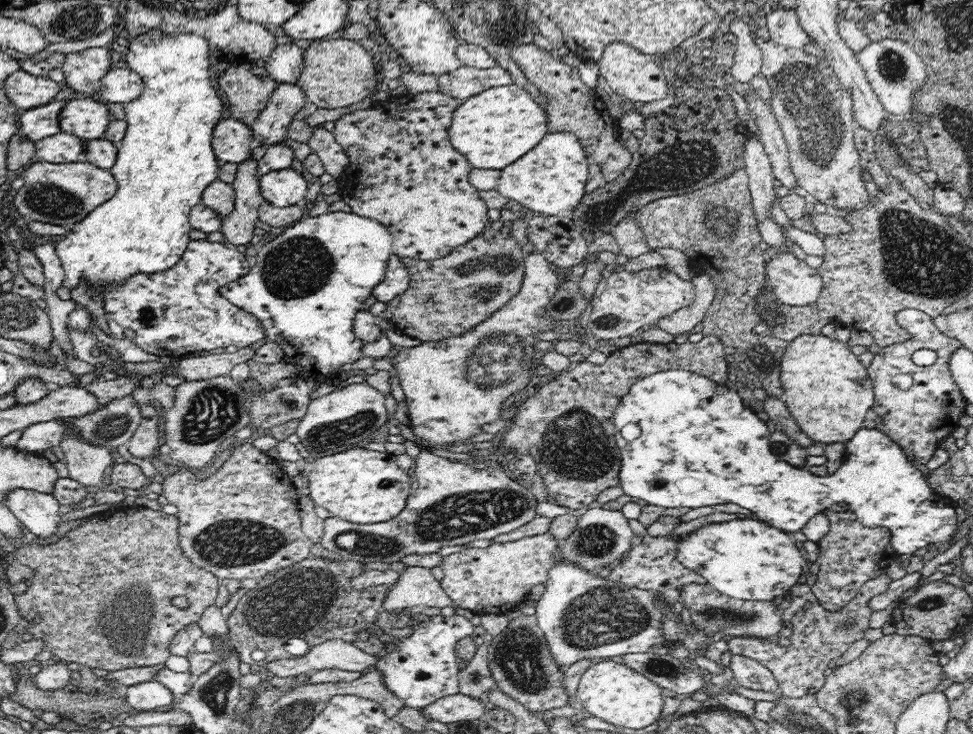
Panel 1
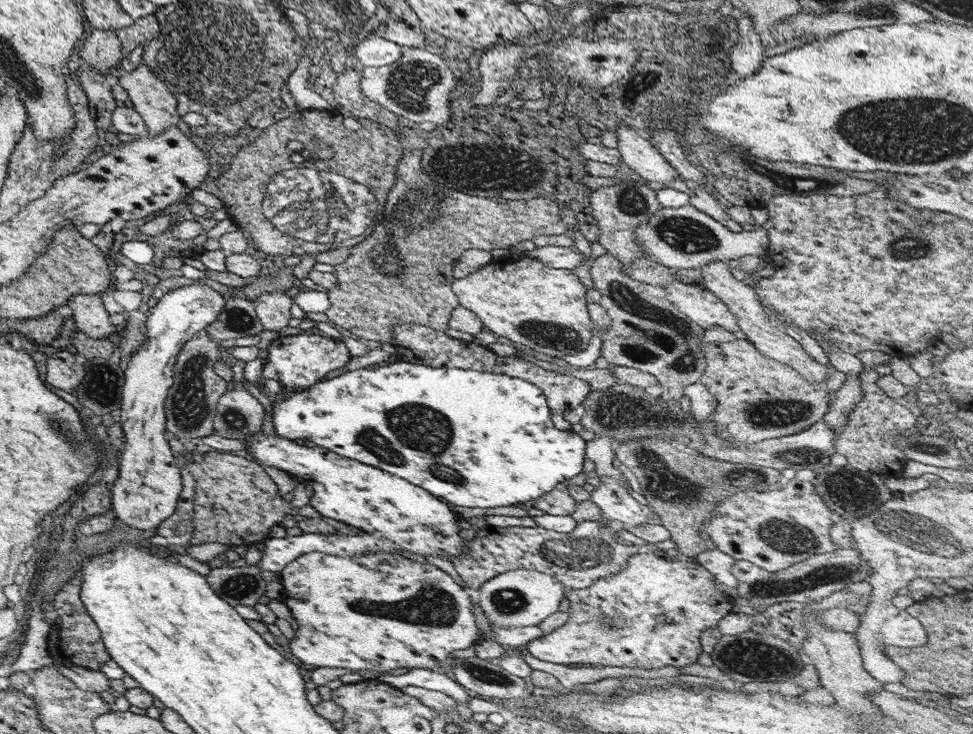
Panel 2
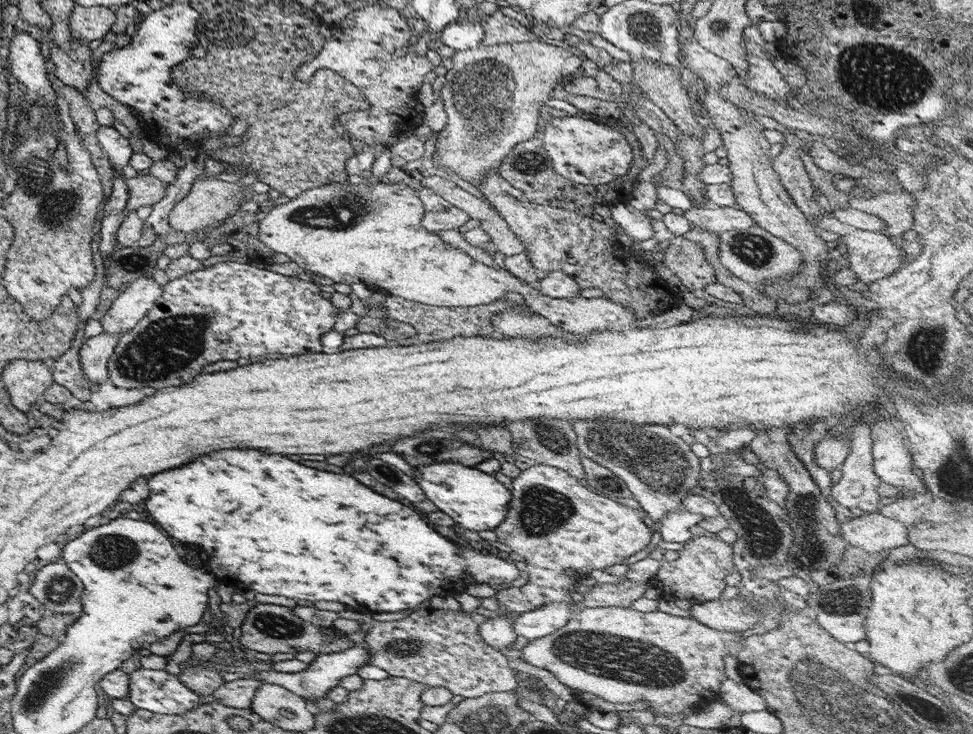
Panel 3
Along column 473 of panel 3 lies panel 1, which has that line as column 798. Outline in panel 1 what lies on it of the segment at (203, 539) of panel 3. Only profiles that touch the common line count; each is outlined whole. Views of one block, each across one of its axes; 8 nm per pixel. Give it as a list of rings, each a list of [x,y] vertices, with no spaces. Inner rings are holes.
[[[735,519],[724,524],[711,524],[698,531],[690,533],[688,537],[680,540],[676,558],[690,570],[706,579],[720,594],[740,600],[774,601],[776,598],[788,593],[792,586],[798,584],[802,574],[802,564],[805,555],[803,549],[796,543],[790,534],[768,524],[756,522],[753,519]]]

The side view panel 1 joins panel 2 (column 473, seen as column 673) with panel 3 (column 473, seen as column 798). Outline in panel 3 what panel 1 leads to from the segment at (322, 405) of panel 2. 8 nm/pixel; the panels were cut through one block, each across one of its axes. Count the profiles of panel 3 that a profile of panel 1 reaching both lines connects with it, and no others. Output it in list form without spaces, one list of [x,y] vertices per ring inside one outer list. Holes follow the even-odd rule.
[[[433,463],[411,468],[412,480],[423,491],[427,500],[452,518],[453,522],[457,522],[460,528],[473,532],[493,531],[503,520],[511,493],[492,474],[456,463]]]

